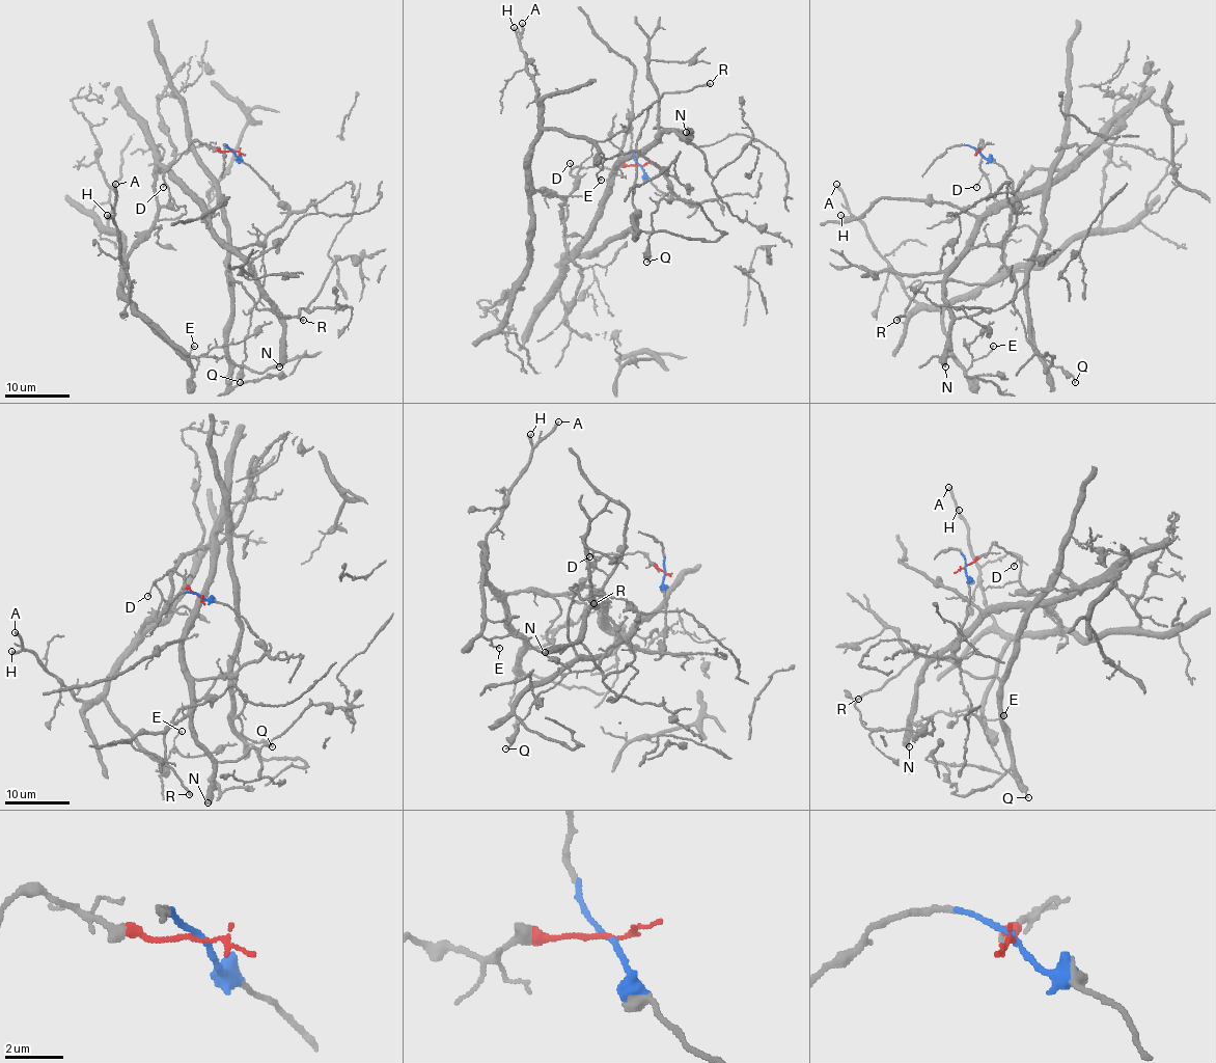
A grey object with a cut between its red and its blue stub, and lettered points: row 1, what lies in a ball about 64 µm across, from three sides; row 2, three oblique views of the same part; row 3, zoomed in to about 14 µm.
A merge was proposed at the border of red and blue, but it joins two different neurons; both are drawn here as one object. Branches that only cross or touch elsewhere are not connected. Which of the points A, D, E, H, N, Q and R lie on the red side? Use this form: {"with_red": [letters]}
{"with_red": ["A", "D", "E", "H"]}

